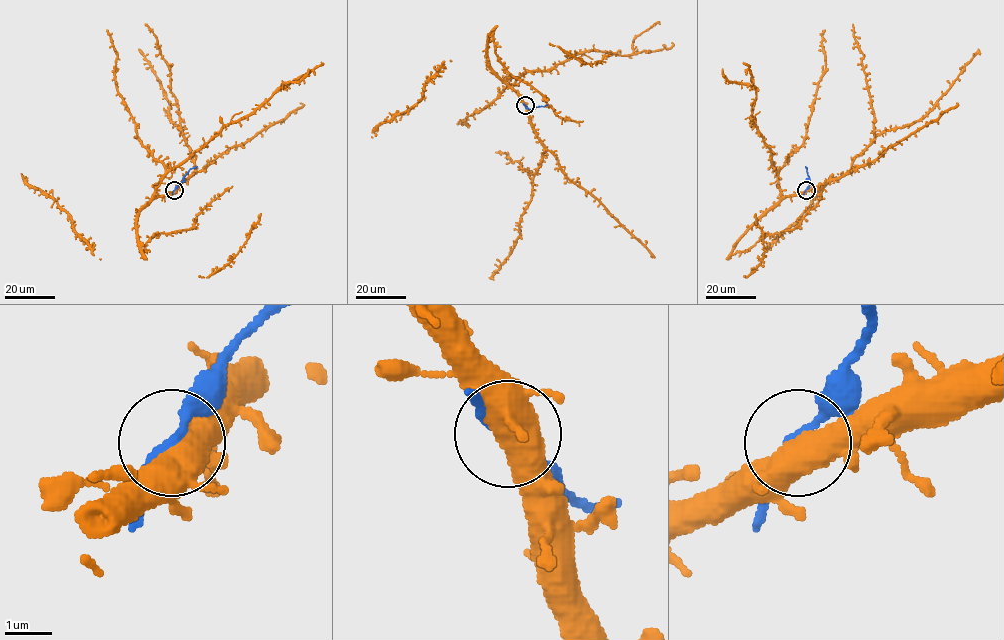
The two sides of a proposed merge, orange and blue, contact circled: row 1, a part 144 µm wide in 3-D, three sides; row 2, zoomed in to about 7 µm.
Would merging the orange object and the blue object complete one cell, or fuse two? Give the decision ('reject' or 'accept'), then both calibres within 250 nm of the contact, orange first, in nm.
accept; 600 nm thick on the orange side, 190 nm on the other

